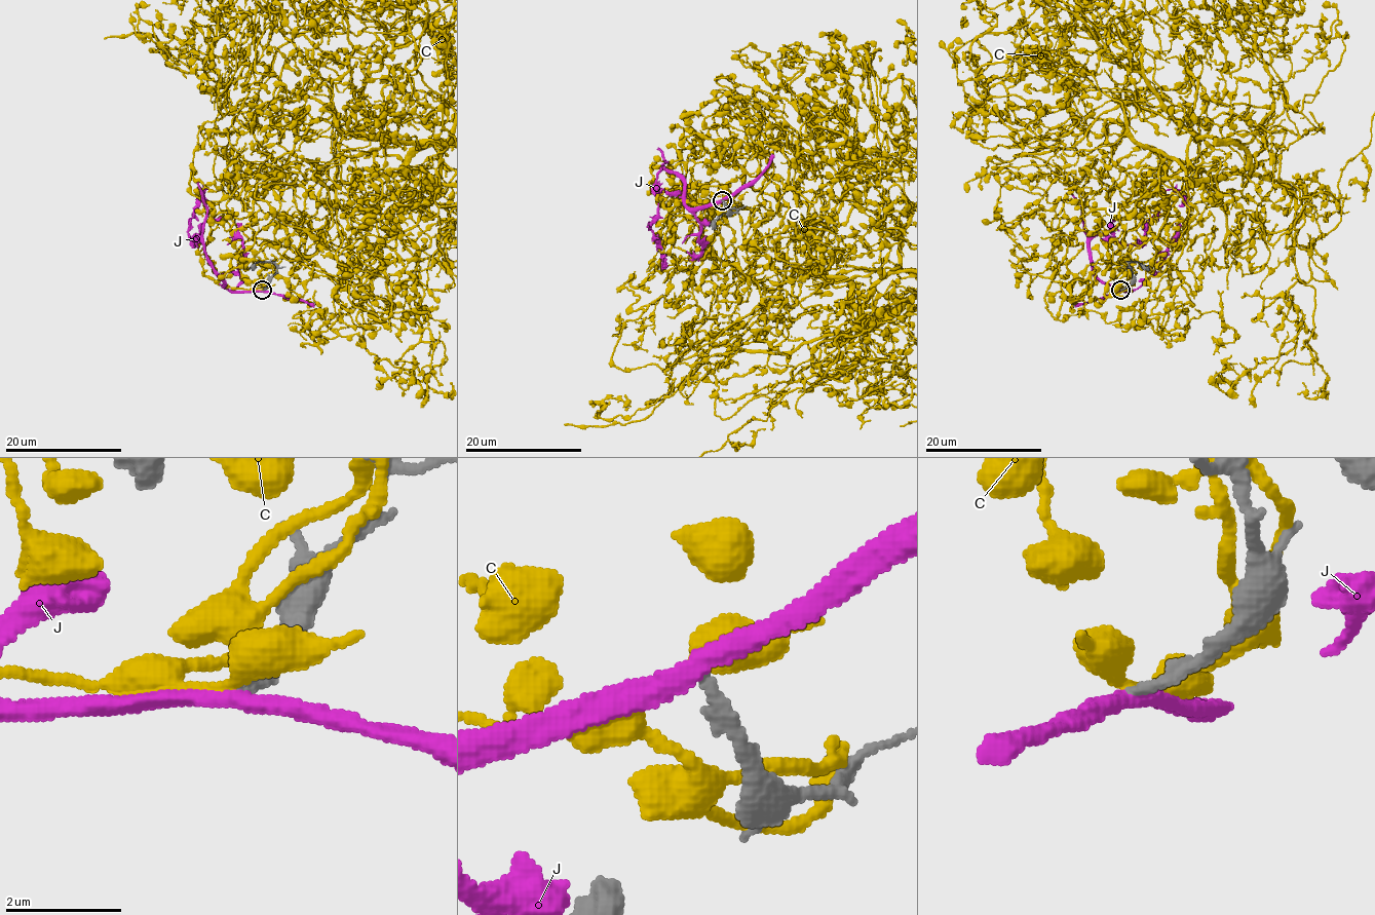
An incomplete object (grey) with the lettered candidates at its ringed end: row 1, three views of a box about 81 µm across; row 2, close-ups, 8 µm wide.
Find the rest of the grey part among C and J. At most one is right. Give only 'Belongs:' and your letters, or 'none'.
Belongs: none

